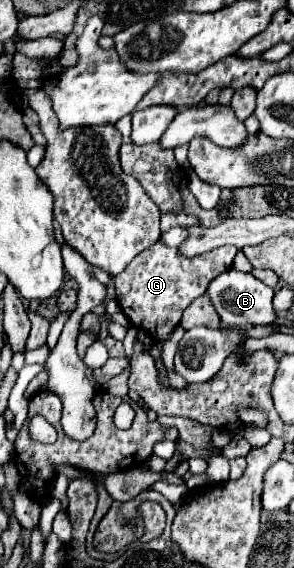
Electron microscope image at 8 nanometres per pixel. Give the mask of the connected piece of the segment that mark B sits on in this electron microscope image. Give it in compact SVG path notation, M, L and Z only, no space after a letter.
M227 270L219 274L219 278L213 278L207 296L211 298L211 304L215 306L217 314L221 316L221 322L225 326L261 326L261 324L273 324L275 322L275 310L271 306L273 300L273 290L257 280L253 274L237 272L237 270Z

